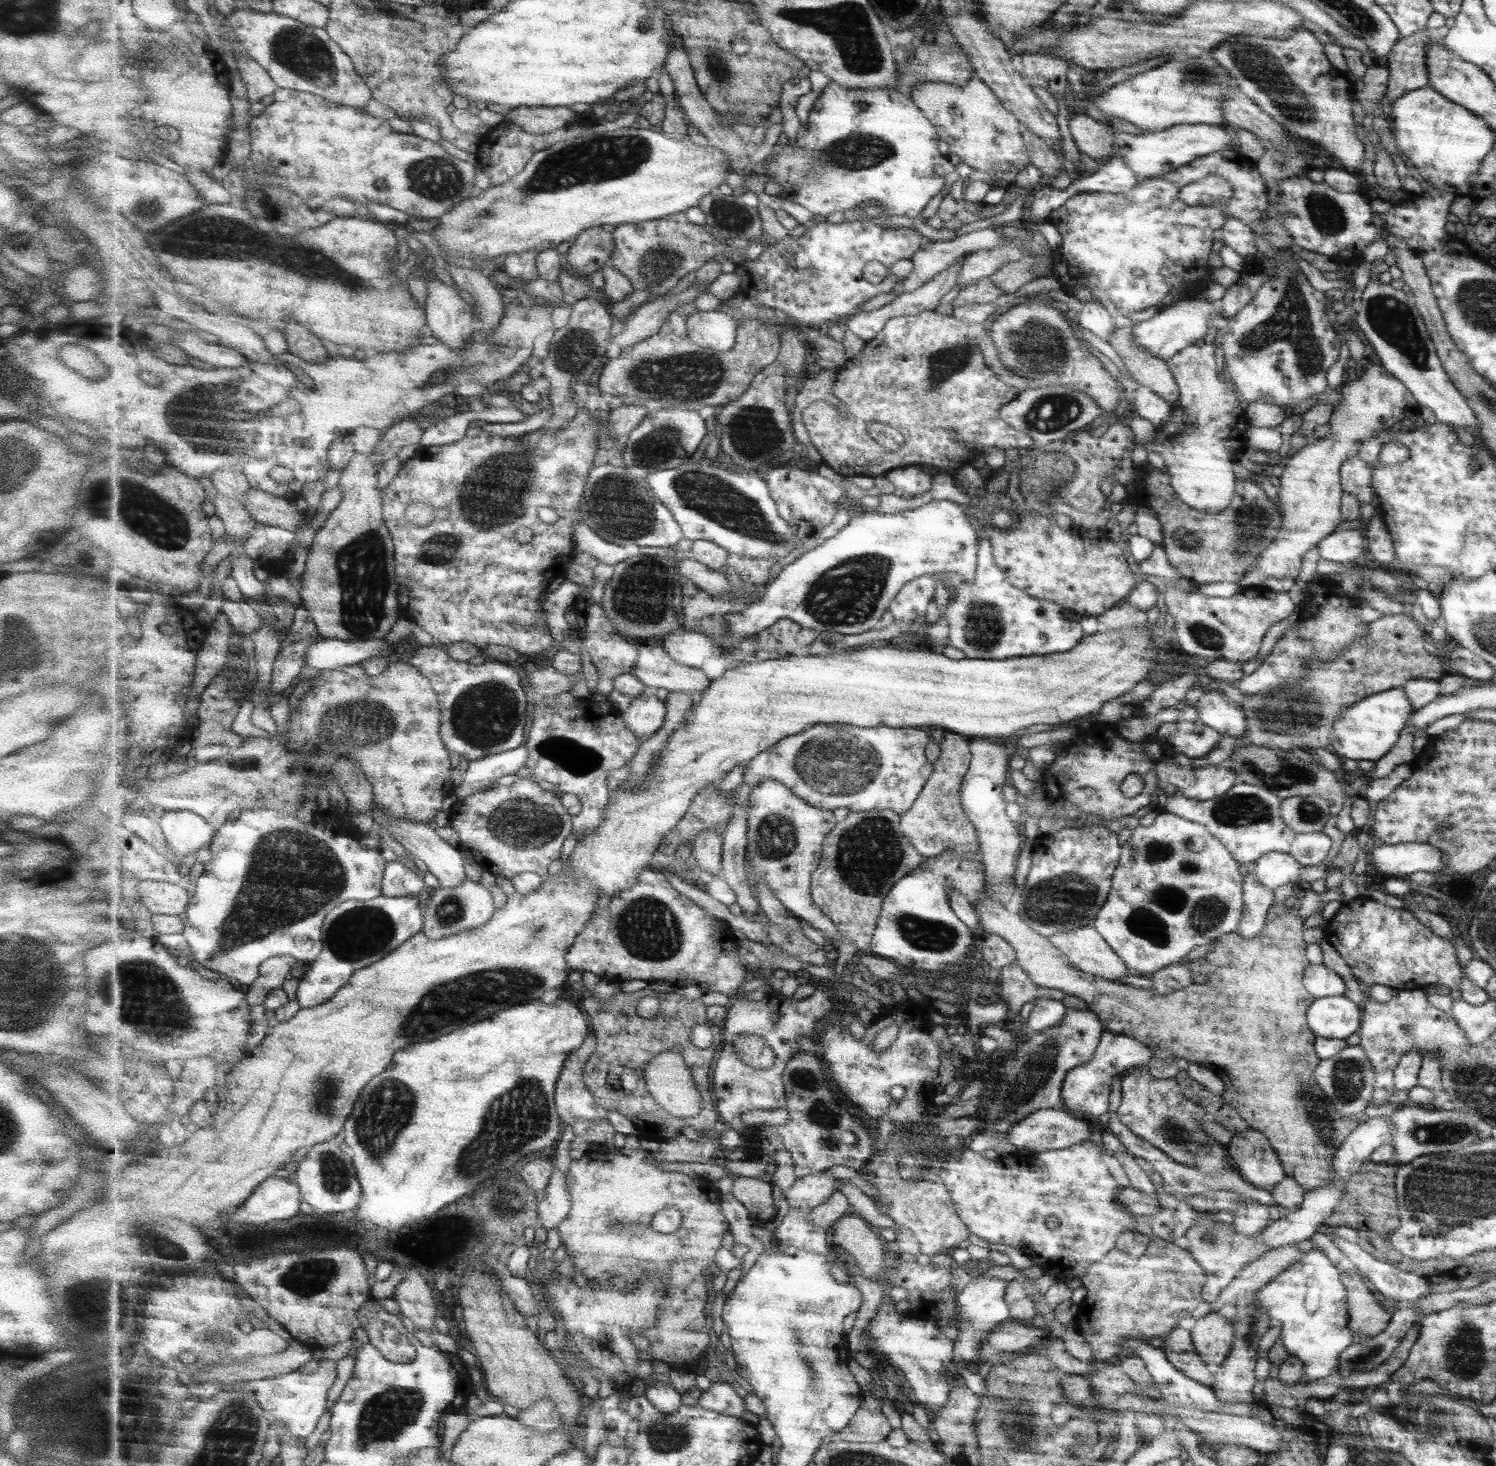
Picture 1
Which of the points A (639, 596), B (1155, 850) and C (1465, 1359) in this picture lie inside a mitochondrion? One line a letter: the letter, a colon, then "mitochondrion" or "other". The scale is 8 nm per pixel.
A: mitochondrion
B: mitochondrion
C: mitochondrion

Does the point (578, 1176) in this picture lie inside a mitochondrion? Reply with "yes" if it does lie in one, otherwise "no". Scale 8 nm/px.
no

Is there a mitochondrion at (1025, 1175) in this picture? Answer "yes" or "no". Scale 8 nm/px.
no

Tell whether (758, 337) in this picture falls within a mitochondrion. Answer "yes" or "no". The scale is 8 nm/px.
no

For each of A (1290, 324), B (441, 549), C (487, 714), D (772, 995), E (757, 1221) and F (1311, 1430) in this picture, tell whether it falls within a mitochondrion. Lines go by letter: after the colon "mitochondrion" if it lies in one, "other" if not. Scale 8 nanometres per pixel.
A: mitochondrion
B: mitochondrion
C: mitochondrion
D: other
E: other
F: other

